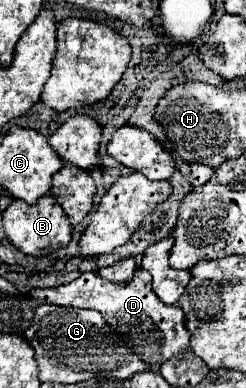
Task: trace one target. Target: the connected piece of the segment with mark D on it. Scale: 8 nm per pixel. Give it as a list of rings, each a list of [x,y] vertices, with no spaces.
[[[137,268],[135,276],[127,284],[115,284],[111,280],[103,280],[99,272],[83,272],[77,280],[69,284],[55,286],[55,288],[35,288],[31,296],[49,304],[97,310],[115,332],[129,338],[129,346],[133,348],[133,352],[141,360],[145,360],[155,372],[159,372],[159,366],[165,360],[189,348],[191,334],[185,328],[183,310],[179,306],[161,304],[159,296],[155,296],[151,288],[151,274],[143,268]]]

